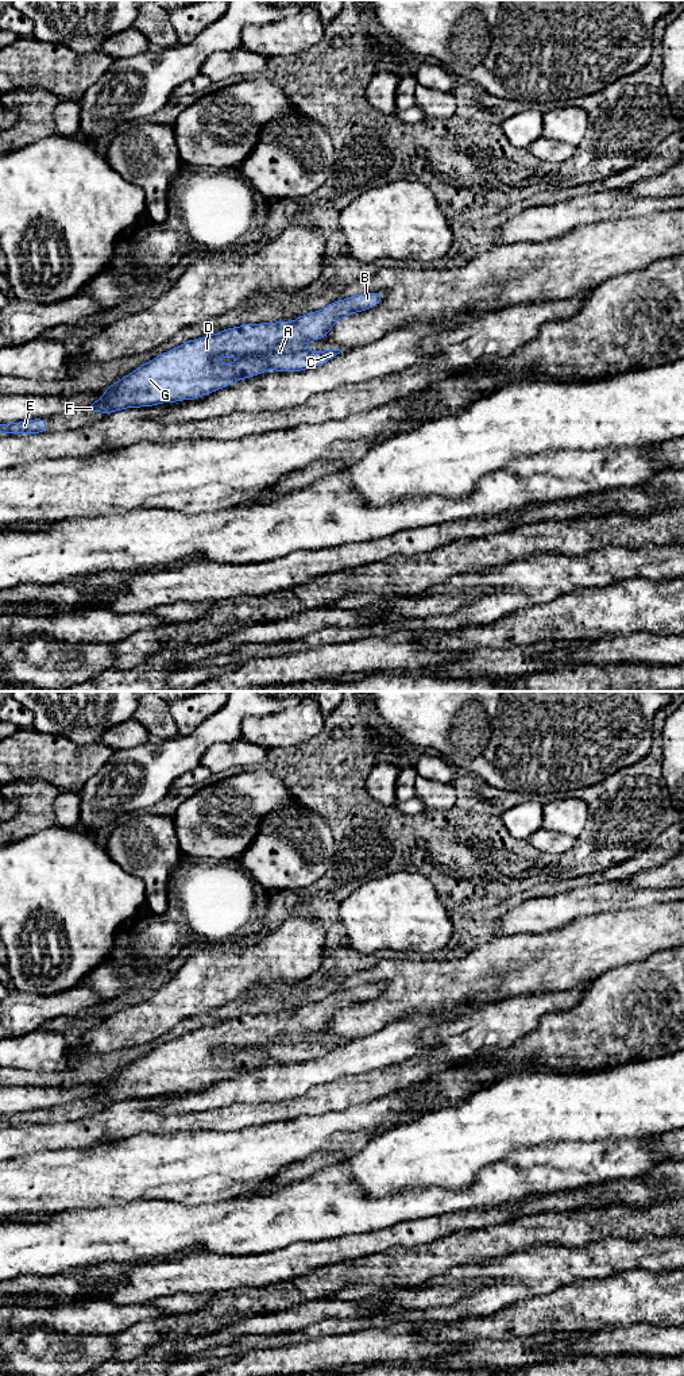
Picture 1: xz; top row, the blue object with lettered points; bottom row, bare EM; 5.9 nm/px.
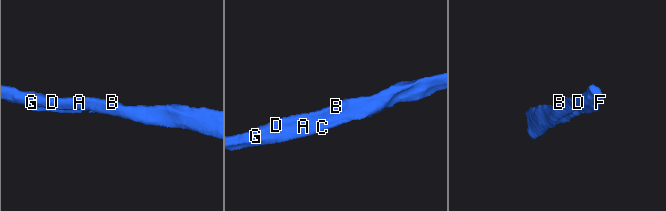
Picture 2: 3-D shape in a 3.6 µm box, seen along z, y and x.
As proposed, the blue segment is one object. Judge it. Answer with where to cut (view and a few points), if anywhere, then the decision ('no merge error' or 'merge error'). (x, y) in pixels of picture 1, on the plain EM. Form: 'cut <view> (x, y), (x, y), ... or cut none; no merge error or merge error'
cut none; no merge error

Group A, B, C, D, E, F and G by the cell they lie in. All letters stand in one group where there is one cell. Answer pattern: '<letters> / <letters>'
A B C D E F G

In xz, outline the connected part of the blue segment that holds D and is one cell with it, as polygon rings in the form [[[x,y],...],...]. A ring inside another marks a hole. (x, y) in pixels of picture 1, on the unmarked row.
[[[362,984],[294,1013],[244,1015],[185,1033],[112,1075],[85,1101],[112,1105],[194,1091],[267,1061],[302,1063],[320,1057],[343,1042],[310,1044],[306,1034],[325,1029],[340,1010],[376,998],[382,990],[382,984]],[[217,1048],[244,1051],[225,1056]]]

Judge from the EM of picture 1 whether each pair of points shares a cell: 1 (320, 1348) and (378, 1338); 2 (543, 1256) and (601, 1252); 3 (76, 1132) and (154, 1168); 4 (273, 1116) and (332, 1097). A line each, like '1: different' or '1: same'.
1: same
2: same
3: different
4: same

